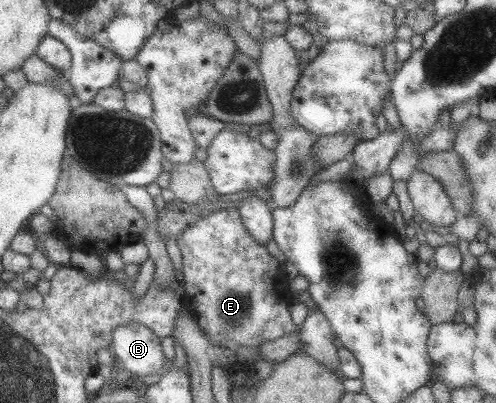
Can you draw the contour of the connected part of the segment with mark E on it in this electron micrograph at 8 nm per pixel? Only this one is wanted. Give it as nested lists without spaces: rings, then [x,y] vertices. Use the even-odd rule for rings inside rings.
[[[236,208],[222,209],[206,215],[206,218],[200,218],[200,220],[194,223],[192,227],[185,229],[177,237],[176,241],[177,246],[181,251],[183,274],[183,281],[181,283],[181,287],[183,288],[182,304],[184,305],[184,309],[194,316],[199,327],[203,328],[204,331],[208,333],[208,337],[210,337],[208,341],[214,343],[214,345],[236,349],[238,346],[259,346],[262,342],[276,339],[282,334],[287,334],[288,332],[299,333],[299,326],[295,325],[292,320],[290,320],[290,314],[288,312],[288,306],[290,306],[296,299],[295,294],[288,288],[289,281],[287,280],[287,275],[283,269],[283,264],[277,259],[274,259],[274,257],[267,252],[265,246],[258,245],[258,243],[252,239],[252,236],[248,233],[248,230],[243,226]]]

